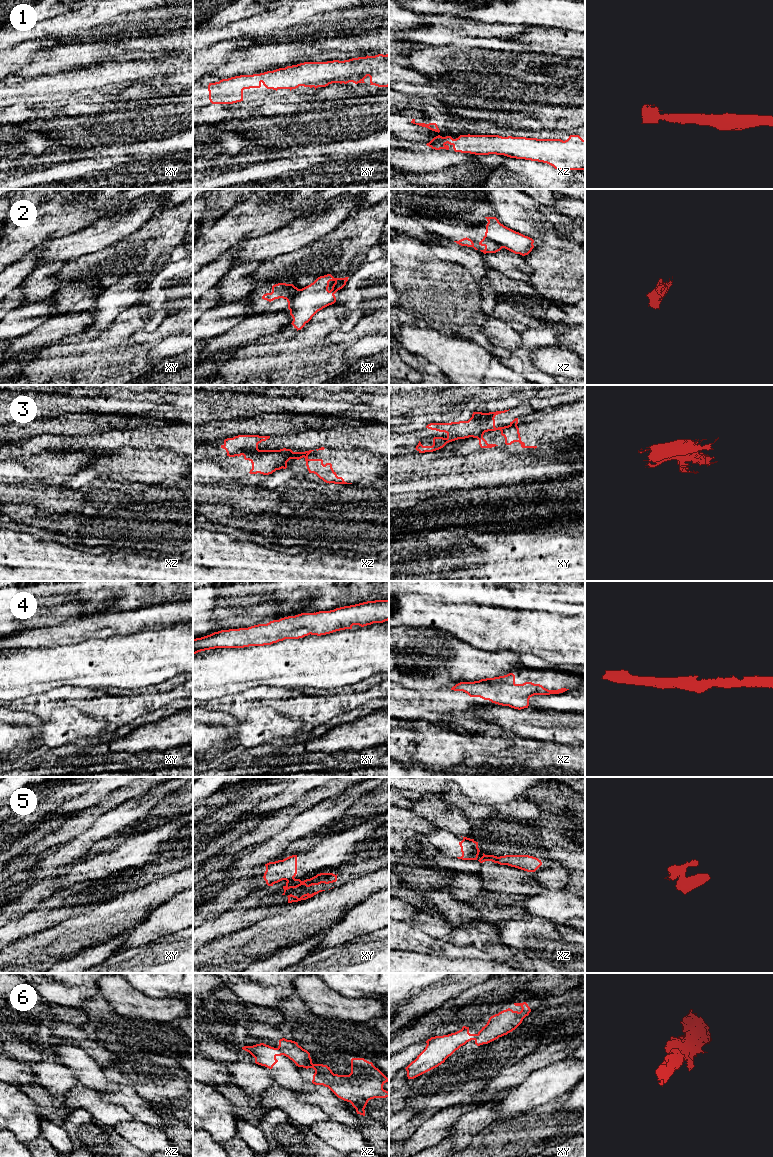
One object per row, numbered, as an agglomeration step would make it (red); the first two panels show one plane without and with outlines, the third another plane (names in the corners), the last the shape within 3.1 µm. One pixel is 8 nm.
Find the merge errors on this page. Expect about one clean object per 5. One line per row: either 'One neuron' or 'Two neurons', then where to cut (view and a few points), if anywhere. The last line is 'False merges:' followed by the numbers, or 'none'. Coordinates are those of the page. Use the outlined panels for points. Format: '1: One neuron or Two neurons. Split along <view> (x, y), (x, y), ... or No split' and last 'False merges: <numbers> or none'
1: One neuron. No split
2: Two neurons. Split along xy (300, 289), (293, 298), (289, 309)
3: Two neurons. Split along xy (483, 432), (472, 436)
4: One neuron. No split
5: Two neurons. Split along xy (294, 878), (287, 881)
6: Two neurons. Split along xz (277, 1048), (283, 1054)
False merges: 2, 3, 5, 6

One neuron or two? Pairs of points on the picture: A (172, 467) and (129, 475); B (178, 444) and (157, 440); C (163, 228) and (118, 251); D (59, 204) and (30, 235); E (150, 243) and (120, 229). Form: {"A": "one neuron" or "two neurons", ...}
{"A": "one neuron", "B": "one neuron", "C": "one neuron", "D": "one neuron", "E": "two neurons"}

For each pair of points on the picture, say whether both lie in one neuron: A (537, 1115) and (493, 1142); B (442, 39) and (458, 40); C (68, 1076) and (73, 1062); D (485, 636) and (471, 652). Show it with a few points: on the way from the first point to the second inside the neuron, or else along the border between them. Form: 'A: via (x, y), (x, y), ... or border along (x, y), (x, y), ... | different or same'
A: via (526, 1126), (504, 1131) | same
B: via (446, 39), (454, 39) | same
C: border along (58, 1062), (70, 1066), (80, 1084) | different
D: border along (470, 644), (489, 652), (498, 652) | different

